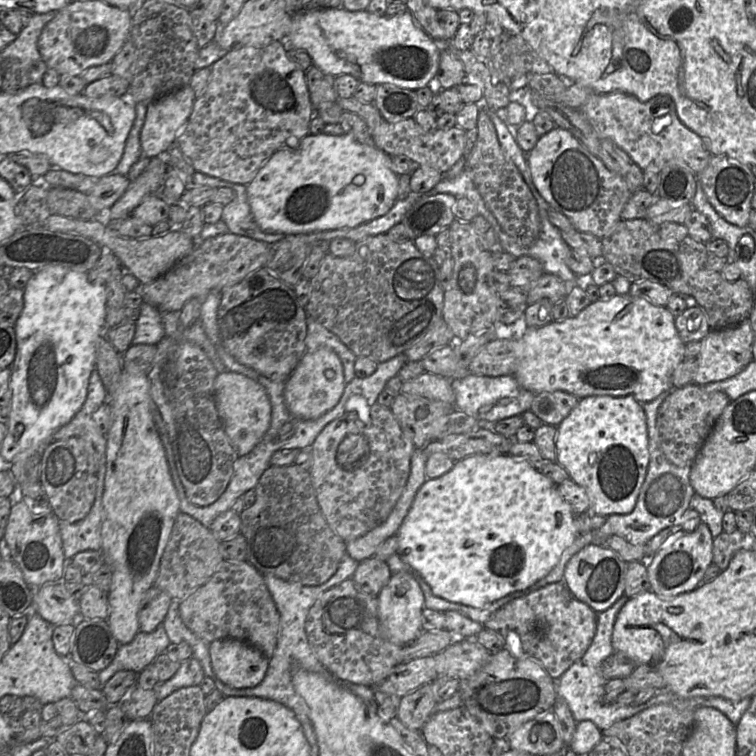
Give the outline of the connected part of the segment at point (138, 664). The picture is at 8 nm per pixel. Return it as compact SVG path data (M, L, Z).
M159 625L151 633L139 632L128 644L119 646L112 662L98 672L98 678L104 685L119 671L130 670L136 673L151 665L170 644L165 628Z

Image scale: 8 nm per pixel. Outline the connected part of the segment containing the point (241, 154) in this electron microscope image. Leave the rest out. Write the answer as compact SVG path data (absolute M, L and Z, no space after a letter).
M274 41L264 46L246 46L227 52L211 67L211 77L204 94L197 98L193 105L192 113L176 138L175 144L179 146L186 159L196 171L216 177L228 182L248 185L263 164L278 150L289 147L297 147L300 141L309 134L310 121L314 116L306 74L297 63L292 61L287 54L287 43Z

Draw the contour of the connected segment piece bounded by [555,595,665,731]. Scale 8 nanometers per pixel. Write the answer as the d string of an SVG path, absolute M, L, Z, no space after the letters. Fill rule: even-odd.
M622 595L610 608L597 613L595 636L585 654L572 664L559 679L557 683L557 695L563 698L572 713L574 720L578 723L584 720L593 722L601 731L609 728L615 722L630 718L633 715L655 705L665 704L658 702L646 707L646 703L640 705L629 705L620 707L615 703L604 704L603 695L607 680L602 675L603 661L614 652L612 645L612 633L616 617L630 597Z

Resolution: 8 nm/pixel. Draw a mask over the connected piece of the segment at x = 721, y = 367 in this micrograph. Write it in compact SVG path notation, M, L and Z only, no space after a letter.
M749 319L733 327L710 330L701 340L701 350L696 356L698 369L693 383L706 385L737 375L753 360L753 341L754 333Z

